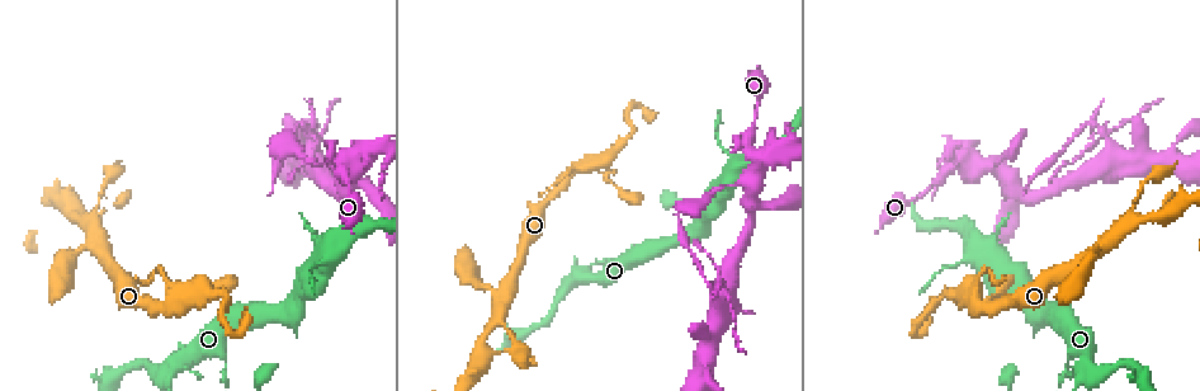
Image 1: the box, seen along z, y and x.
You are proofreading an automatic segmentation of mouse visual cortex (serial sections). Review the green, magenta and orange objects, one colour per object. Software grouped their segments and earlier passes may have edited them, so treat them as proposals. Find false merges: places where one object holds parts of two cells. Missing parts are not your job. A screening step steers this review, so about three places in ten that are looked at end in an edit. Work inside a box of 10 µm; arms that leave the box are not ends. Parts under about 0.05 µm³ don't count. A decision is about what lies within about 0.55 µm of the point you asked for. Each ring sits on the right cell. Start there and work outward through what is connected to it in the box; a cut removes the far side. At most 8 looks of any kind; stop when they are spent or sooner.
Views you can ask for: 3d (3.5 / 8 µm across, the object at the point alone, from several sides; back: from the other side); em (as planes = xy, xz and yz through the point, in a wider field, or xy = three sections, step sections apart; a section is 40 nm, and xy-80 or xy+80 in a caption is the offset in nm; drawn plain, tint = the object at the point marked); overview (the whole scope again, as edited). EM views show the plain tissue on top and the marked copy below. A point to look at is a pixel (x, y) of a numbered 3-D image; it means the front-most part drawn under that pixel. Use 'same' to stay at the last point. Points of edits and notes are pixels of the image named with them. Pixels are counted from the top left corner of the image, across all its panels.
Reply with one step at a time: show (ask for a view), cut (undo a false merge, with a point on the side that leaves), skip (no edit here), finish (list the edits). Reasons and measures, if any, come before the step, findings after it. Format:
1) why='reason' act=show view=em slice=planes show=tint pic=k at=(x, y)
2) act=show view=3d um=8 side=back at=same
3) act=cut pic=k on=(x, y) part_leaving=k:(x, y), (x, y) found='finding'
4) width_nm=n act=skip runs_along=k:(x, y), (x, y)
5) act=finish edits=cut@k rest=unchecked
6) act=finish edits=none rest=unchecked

why='sharp bend' act=show view=3d um=3.5 pic=1 at=(299, 125)

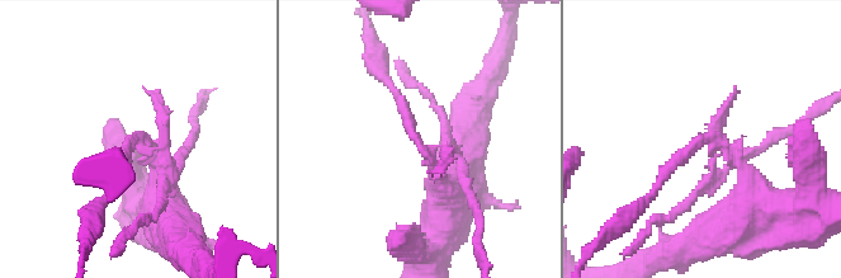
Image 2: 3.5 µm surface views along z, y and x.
act=show view=em slice=planes show=tint pic=2 at=(711, 141)

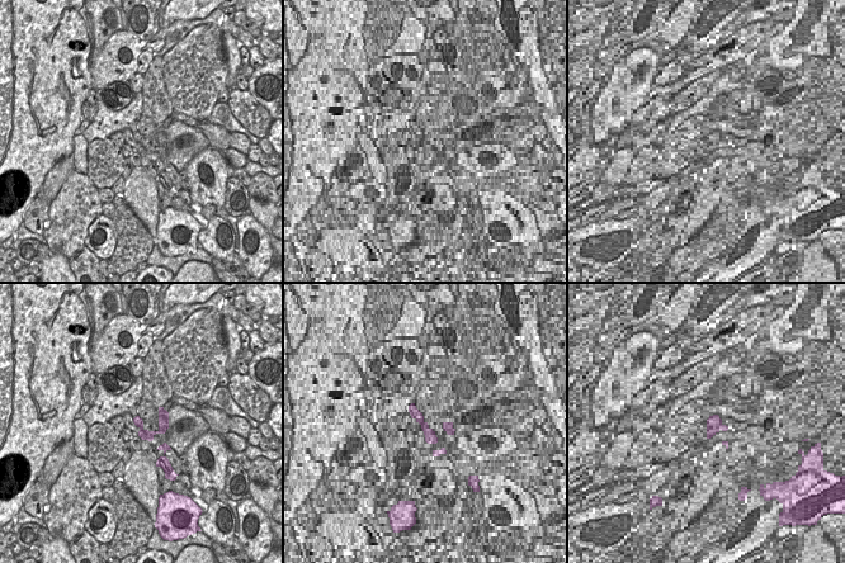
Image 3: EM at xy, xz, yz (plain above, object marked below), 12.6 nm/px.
act=skip runs_along=3:(165, 414), (157, 431), (141, 434) found='one cell here'

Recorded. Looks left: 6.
why='thick turns thin' act=show view=3d um=3.5 pic=1 at=(224, 375)

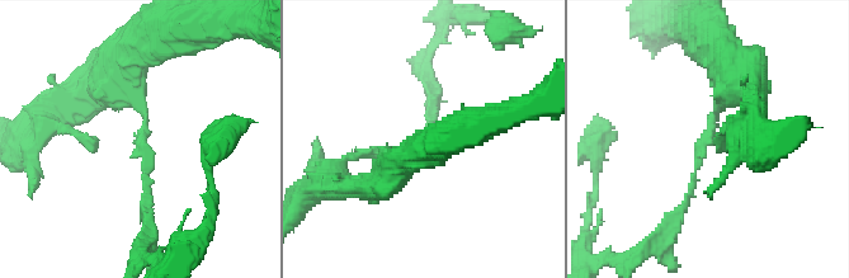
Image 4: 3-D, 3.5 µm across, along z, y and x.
act=cut pic=4 on=(144, 152) part_leaving=4:(144, 117), (147, 187) found='two cells meet here'

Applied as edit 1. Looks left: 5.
act=show view=3d um=8 pic=1 at=(635, 132)

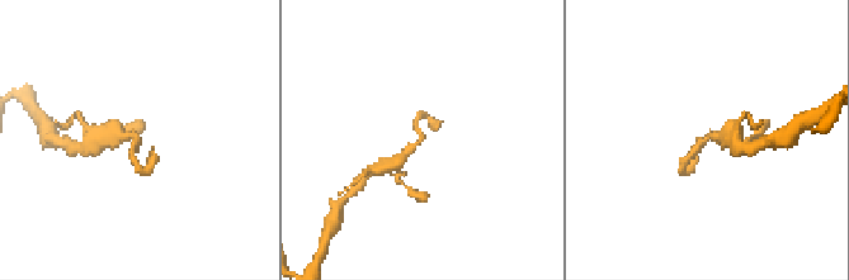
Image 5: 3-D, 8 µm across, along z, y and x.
arm_widths_nm=200,300 why='now the EM' act=show view=em slice=xy step=5 show=tint at=same

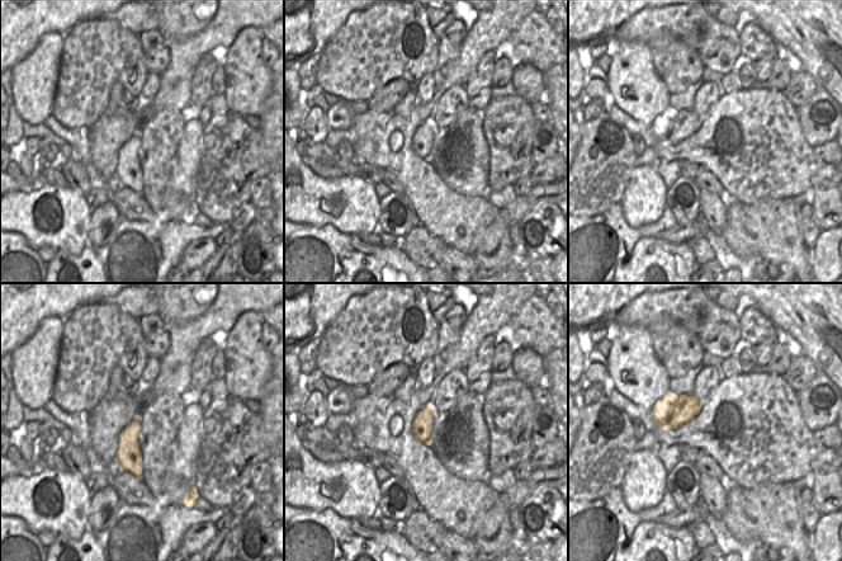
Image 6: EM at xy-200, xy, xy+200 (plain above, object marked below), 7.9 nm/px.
act=skip runs_along=5:(730, 133), (710, 136), (684, 165) found='all the same cell'

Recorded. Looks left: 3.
act=finish edits=cut@4 rest=unchecked

